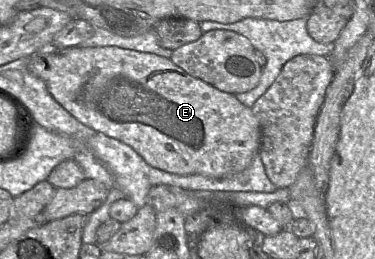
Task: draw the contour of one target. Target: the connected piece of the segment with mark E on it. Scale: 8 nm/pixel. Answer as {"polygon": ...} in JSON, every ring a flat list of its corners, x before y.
{"polygon":[[116,46,72,47,63,50,41,49,28,58,29,72,42,79,55,101,83,125,132,147,150,166,177,175,199,174,212,178,229,178,247,169,260,149,260,127,251,108,243,105,234,94,218,90,201,79,193,77,175,65,170,58,123,49]]}

